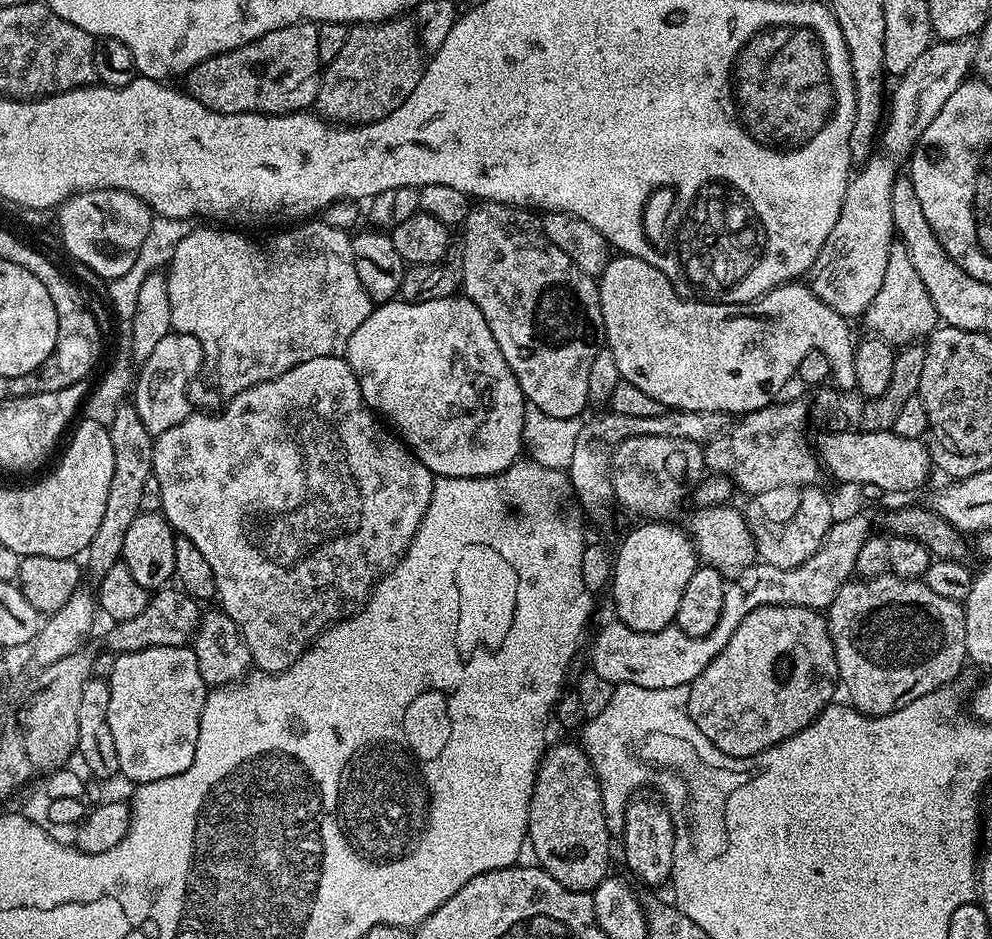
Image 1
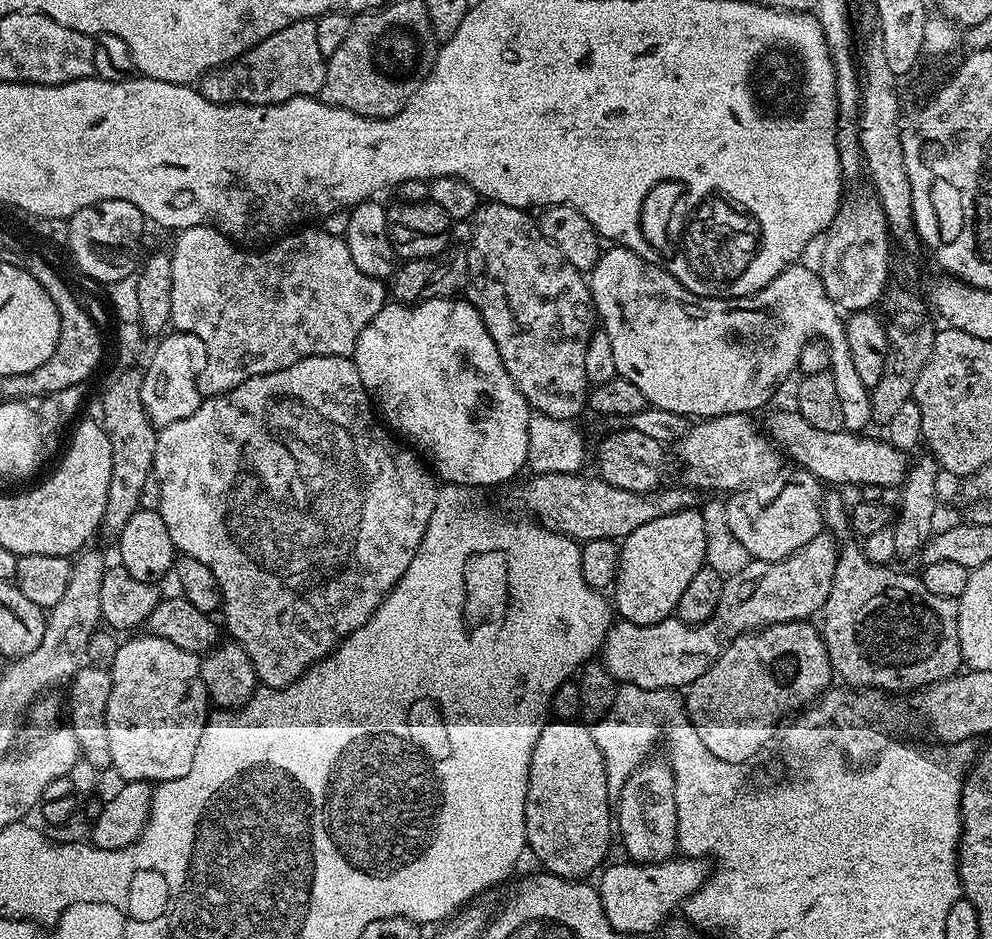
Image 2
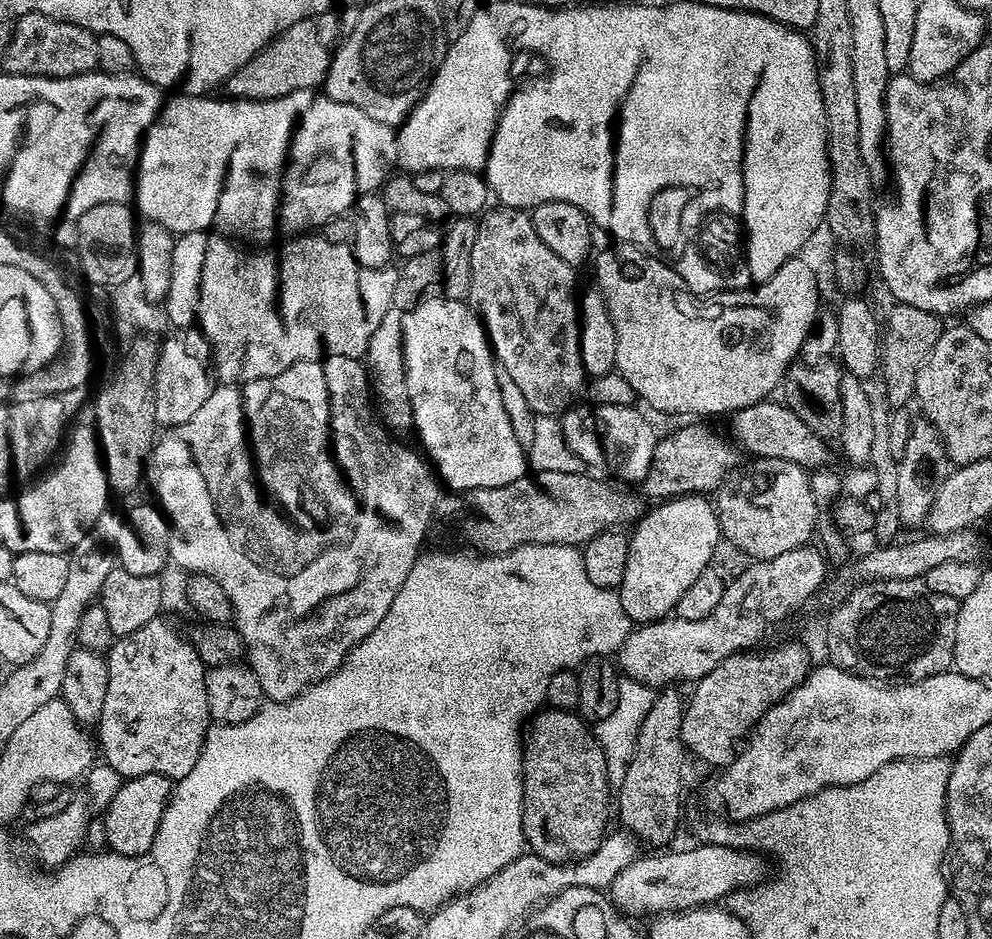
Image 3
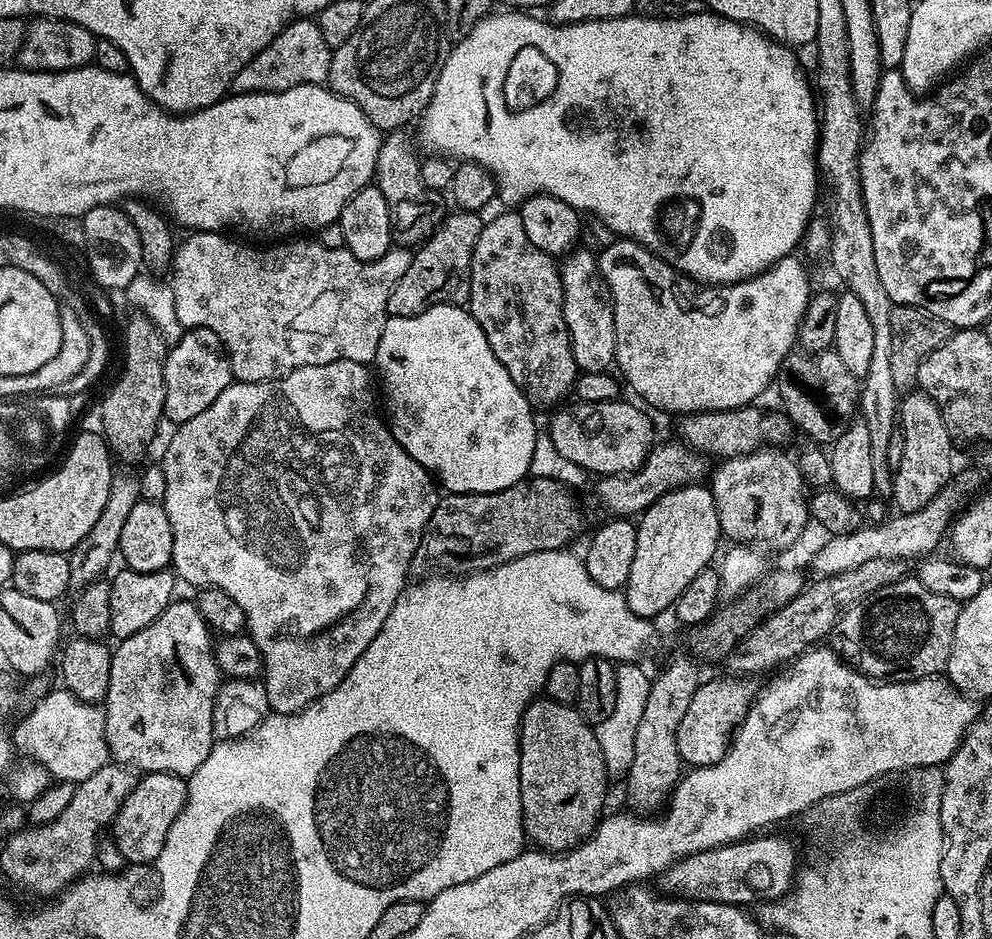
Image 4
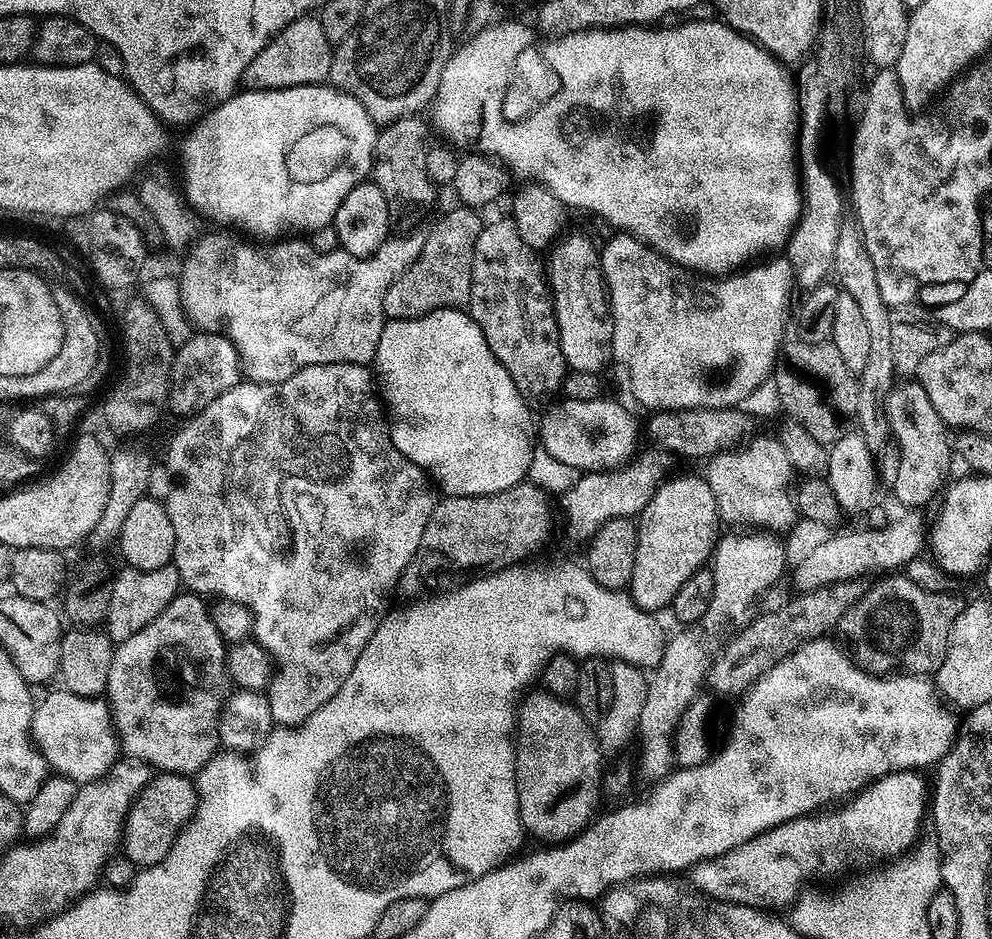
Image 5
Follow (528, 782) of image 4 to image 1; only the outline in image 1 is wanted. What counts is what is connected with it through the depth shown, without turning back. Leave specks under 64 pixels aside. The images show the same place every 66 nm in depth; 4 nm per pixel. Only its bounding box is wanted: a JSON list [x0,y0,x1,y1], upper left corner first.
[527,744,612,892]

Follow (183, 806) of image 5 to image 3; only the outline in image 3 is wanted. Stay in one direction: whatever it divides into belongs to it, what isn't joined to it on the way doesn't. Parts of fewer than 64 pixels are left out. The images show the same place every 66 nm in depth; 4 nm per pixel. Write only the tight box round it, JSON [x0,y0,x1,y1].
[102,774,173,856]

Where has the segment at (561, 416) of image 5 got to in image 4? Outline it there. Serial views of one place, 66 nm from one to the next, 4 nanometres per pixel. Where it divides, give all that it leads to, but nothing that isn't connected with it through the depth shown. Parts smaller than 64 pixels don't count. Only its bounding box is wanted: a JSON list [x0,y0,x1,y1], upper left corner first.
[546,398,654,478]

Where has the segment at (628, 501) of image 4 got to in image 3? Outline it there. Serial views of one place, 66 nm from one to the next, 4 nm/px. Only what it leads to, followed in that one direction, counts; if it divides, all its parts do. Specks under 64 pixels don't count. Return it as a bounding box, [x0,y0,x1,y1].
[642,422,741,502]

